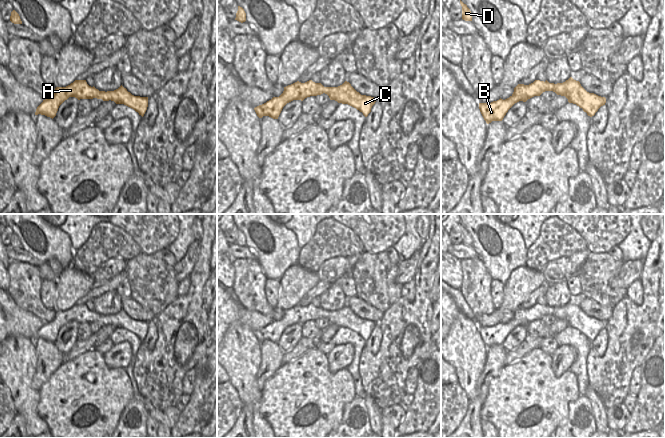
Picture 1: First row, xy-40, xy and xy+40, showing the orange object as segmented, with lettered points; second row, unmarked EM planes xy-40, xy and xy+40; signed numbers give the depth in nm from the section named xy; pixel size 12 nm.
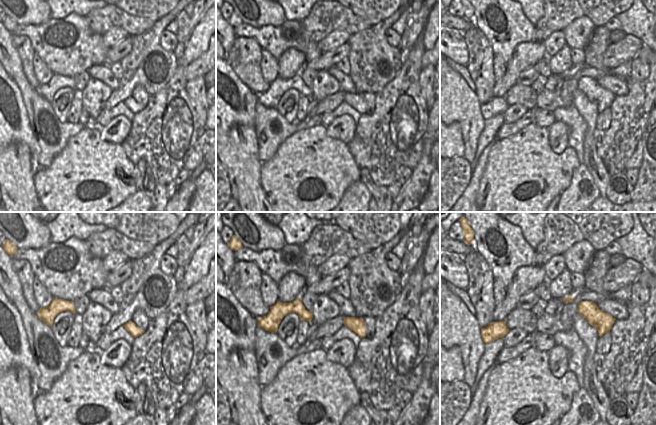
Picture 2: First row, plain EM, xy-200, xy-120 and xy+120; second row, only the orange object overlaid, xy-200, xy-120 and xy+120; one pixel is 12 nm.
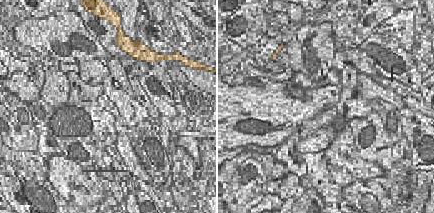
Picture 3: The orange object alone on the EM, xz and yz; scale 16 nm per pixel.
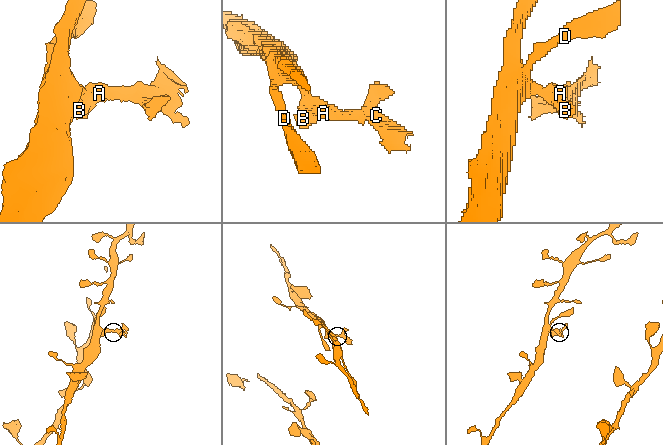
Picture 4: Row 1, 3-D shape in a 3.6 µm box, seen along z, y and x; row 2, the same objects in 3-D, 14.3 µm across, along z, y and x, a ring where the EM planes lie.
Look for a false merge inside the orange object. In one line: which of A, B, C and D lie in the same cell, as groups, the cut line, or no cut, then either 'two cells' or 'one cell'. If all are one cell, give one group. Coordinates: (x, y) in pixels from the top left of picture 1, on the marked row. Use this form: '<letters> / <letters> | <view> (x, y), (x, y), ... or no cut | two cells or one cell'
A B D / C | xy+40 (544, 82), (548, 88), (553, 90) | two cells

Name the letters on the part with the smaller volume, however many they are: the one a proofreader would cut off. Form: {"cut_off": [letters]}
{"cut_off": ["C"]}

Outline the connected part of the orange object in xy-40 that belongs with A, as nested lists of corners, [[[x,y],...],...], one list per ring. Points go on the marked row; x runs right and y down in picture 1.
[[[75,80],[66,87],[56,87],[54,95],[49,99],[43,100],[37,107],[35,115],[41,114],[53,119],[59,106],[69,97],[75,97],[78,100],[93,99],[99,94],[101,92],[94,86],[89,86],[86,80]]]

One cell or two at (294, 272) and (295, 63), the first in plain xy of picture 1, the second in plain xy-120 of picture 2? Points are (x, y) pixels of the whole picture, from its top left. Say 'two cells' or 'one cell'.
one cell

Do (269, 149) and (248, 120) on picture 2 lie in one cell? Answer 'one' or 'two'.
two

